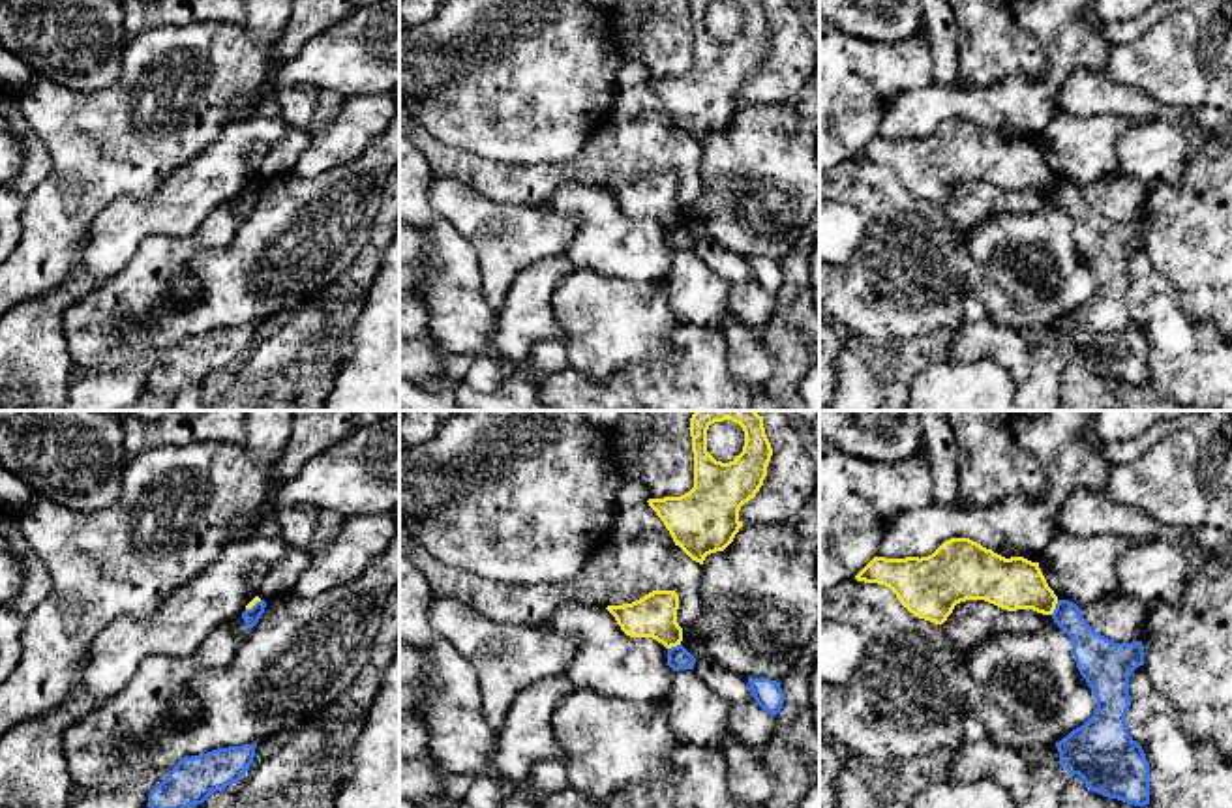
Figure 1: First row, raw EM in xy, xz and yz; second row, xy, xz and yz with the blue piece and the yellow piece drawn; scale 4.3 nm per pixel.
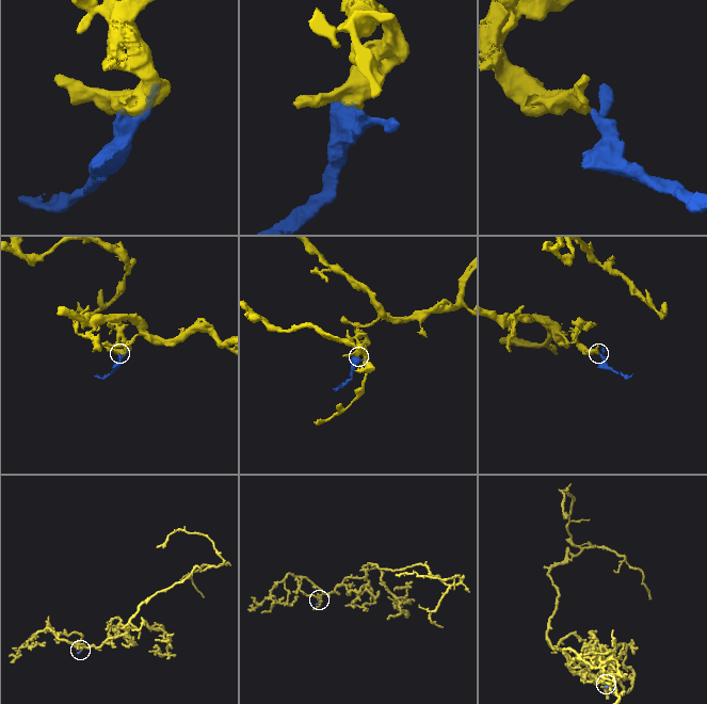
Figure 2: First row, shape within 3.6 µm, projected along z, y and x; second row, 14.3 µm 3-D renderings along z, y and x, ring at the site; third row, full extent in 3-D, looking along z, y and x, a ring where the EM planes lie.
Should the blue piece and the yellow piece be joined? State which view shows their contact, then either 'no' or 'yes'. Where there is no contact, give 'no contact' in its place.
meets blue in yz; no

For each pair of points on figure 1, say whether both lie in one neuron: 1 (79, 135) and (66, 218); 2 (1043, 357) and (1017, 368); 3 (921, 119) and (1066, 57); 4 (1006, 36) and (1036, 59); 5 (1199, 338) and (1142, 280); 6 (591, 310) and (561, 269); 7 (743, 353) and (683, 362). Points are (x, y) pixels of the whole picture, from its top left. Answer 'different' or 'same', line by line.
1: same
2: different
3: same
4: same
5: same
6: different
7: different

